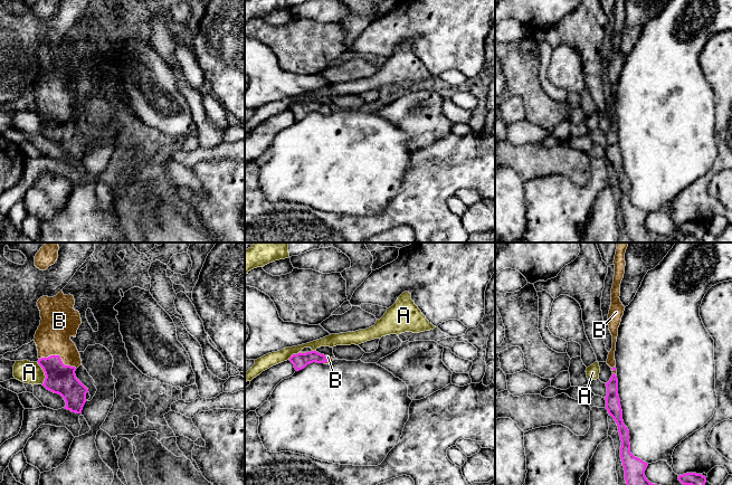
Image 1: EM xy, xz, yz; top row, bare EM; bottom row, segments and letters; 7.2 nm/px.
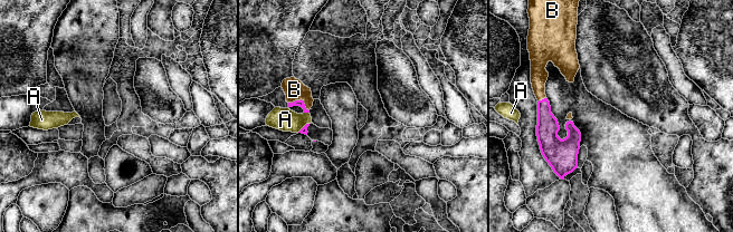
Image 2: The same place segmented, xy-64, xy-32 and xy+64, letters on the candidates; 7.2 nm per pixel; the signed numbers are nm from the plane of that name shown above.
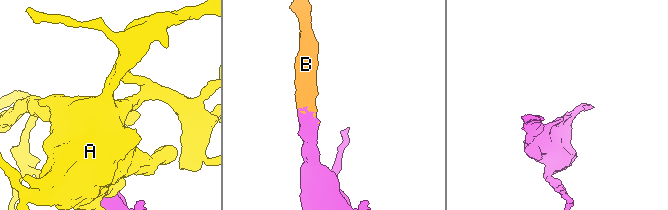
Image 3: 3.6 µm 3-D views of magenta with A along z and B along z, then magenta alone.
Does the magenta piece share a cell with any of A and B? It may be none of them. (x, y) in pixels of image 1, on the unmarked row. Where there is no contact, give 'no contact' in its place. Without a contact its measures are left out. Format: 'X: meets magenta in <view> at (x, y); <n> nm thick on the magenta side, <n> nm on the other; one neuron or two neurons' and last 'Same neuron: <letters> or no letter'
A: meets magenta in xy at (45, 123); 220 nm thick on the magenta side, 160 nm on the other; two neurons
B: meets magenta in xy at (59, 106); 220 nm thick on the magenta side, 260 nm on the other; one neuron
Same neuron: B

